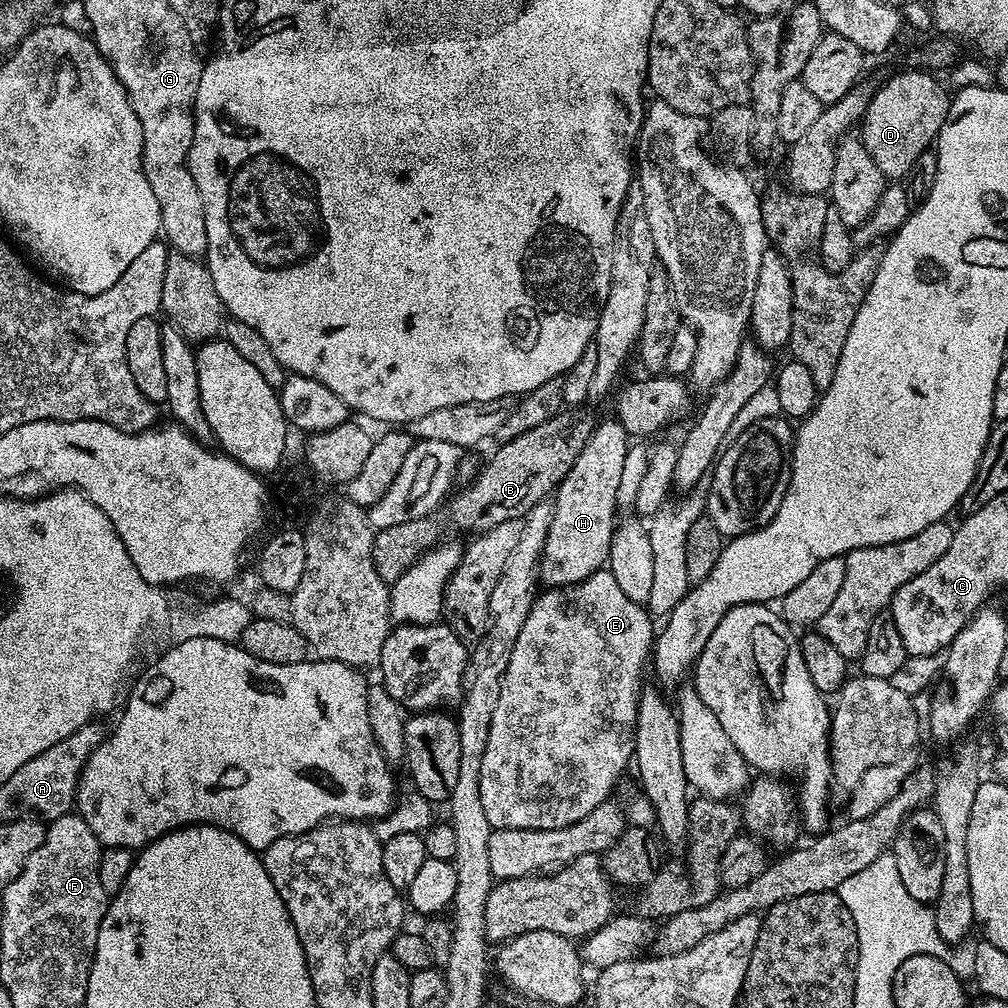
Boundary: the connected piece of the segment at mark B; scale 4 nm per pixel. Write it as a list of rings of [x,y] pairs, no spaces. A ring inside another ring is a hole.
[[[561,414],[542,422],[542,426],[534,426],[526,430],[521,436],[515,436],[512,440],[503,441],[500,449],[484,464],[484,469],[472,480],[469,488],[464,488],[452,500],[452,520],[460,528],[472,532],[468,534],[479,534],[499,526],[507,520],[520,520],[538,502],[551,497],[556,487],[566,478],[566,474],[574,466],[578,454],[584,449],[588,435],[594,427],[593,421],[575,420],[572,416]]]

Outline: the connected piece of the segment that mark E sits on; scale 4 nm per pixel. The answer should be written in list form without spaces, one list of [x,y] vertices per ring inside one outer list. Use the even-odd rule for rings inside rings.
[[[601,570],[601,571],[598,571],[598,572],[595,572],[595,573],[594,573],[594,574],[590,574],[590,578],[586,578],[586,579],[585,579],[585,580],[583,580],[583,581],[582,581],[582,582],[578,582],[578,583],[577,583],[577,584],[571,584],[571,585],[570,585],[570,586],[562,586],[562,587],[561,587],[561,588],[548,588],[548,589],[547,589],[547,590],[544,590],[544,591],[541,591],[541,592],[540,592],[540,593],[539,593],[539,595],[537,595],[537,596],[536,596],[536,598],[535,598],[535,604],[534,604],[534,605],[533,605],[533,607],[532,607],[532,609],[531,609],[531,610],[530,610],[530,612],[529,612],[529,617],[528,617],[528,618],[526,618],[526,622],[524,622],[524,623],[523,623],[523,625],[522,625],[522,630],[520,630],[520,631],[519,631],[519,635],[518,635],[518,640],[517,640],[517,642],[516,642],[516,643],[515,643],[515,645],[514,645],[514,652],[513,652],[513,654],[512,654],[512,655],[511,655],[511,657],[510,657],[510,664],[509,664],[509,665],[508,665],[508,666],[507,666],[507,668],[506,668],[506,672],[505,672],[505,674],[504,674],[504,677],[503,677],[503,678],[502,678],[502,680],[501,680],[501,690],[500,690],[500,691],[499,691],[499,693],[498,693],[498,702],[496,702],[496,703],[495,703],[495,709],[494,709],[494,716],[493,716],[493,718],[492,718],[492,719],[491,719],[491,721],[490,721],[490,734],[489,734],[489,737],[488,737],[488,739],[487,739],[487,745],[486,745],[486,752],[485,752],[485,754],[483,754],[483,755],[482,755],[482,772],[481,772],[481,798],[482,798],[482,805],[483,805],[483,809],[484,809],[484,810],[486,810],[486,818],[488,818],[488,819],[489,819],[489,822],[490,822],[490,824],[491,824],[491,825],[493,825],[493,826],[503,826],[503,827],[506,827],[506,828],[541,828],[541,829],[542,829],[542,830],[554,830],[554,829],[555,829],[555,828],[561,828],[561,827],[562,827],[562,826],[570,826],[570,825],[571,825],[571,824],[573,824],[573,823],[574,823],[574,822],[578,822],[578,821],[579,821],[579,820],[581,820],[581,819],[582,819],[582,818],[586,818],[586,814],[590,814],[590,813],[591,813],[591,812],[592,812],[592,811],[594,811],[594,810],[595,810],[595,808],[597,808],[597,807],[598,807],[598,806],[602,806],[602,802],[603,802],[603,801],[604,801],[604,800],[607,800],[607,799],[609,799],[609,797],[611,797],[611,796],[612,796],[612,795],[613,795],[613,793],[612,793],[612,787],[614,787],[614,786],[615,786],[615,784],[616,784],[616,778],[617,778],[617,777],[618,777],[618,776],[619,776],[619,775],[620,775],[620,774],[621,774],[621,773],[622,773],[622,772],[623,772],[623,770],[624,770],[624,767],[626,767],[626,766],[627,766],[627,764],[628,764],[628,767],[629,767],[629,764],[630,764],[630,761],[631,761],[631,760],[632,760],[632,759],[633,759],[633,756],[634,756],[634,738],[635,738],[635,737],[636,737],[636,719],[637,719],[637,718],[638,718],[638,702],[639,702],[639,701],[640,701],[640,694],[641,694],[641,691],[642,691],[642,683],[641,683],[641,684],[640,684],[640,675],[642,675],[642,674],[643,674],[643,672],[644,672],[644,668],[645,668],[645,672],[646,672],[646,665],[647,665],[647,664],[648,664],[648,663],[649,663],[649,660],[650,660],[650,653],[651,653],[651,650],[652,650],[652,646],[653,646],[653,643],[654,643],[654,627],[653,627],[653,628],[652,628],[652,623],[654,623],[654,620],[653,620],[653,617],[652,617],[652,616],[651,616],[651,615],[650,615],[650,613],[649,613],[649,611],[648,611],[648,609],[647,609],[647,607],[645,607],[645,605],[642,605],[642,604],[635,604],[635,603],[634,603],[634,602],[630,602],[630,598],[626,598],[626,594],[622,594],[622,589],[621,589],[621,587],[619,587],[619,586],[618,586],[618,582],[614,582],[614,574],[613,574],[613,573],[612,573],[612,572],[610,572],[610,571],[607,571],[607,570]]]

